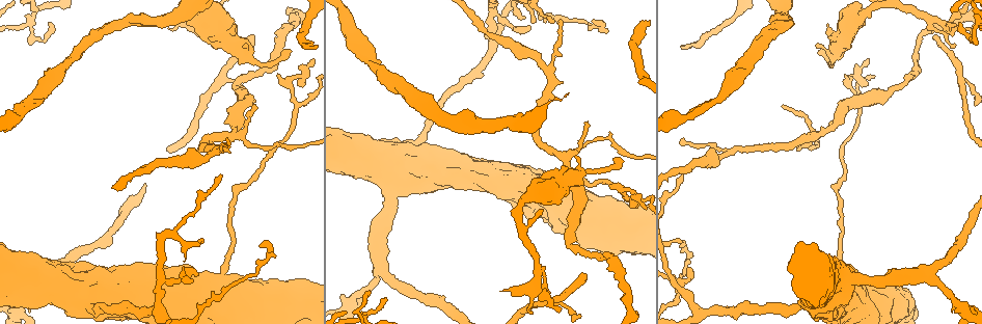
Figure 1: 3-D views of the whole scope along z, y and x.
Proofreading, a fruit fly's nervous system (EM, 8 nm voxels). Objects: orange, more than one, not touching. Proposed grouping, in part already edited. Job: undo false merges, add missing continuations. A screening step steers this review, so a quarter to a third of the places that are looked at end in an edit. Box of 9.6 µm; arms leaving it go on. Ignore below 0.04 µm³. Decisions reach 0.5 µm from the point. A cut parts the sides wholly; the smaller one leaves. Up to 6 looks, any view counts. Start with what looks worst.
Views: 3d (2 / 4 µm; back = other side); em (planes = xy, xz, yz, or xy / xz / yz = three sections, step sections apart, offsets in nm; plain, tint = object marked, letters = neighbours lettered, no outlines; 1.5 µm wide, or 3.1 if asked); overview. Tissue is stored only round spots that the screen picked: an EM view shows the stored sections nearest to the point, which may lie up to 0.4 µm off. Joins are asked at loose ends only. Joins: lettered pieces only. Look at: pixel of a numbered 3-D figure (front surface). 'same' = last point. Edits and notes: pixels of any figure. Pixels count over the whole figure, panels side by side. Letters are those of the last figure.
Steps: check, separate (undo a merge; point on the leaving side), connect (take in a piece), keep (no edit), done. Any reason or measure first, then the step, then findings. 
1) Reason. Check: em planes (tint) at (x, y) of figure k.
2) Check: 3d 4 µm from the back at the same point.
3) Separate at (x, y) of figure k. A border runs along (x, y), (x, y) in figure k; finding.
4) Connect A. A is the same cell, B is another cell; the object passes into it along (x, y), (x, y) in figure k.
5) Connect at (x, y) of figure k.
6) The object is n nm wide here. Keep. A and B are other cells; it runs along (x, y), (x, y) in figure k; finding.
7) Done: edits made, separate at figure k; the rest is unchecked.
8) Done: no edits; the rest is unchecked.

Branch stops here. Check: 3d 4 µm at (586, 276) of figure 1.

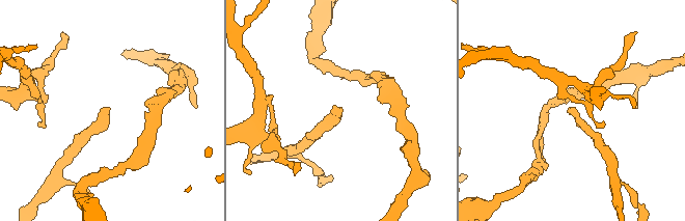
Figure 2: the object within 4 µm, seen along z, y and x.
Now the EM. Check: em yz step 4 (tint) at (570, 107) of figure 2.

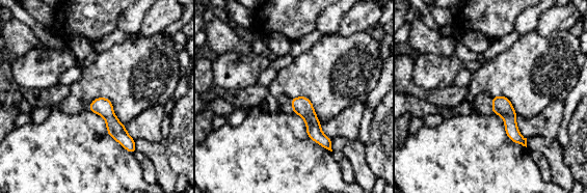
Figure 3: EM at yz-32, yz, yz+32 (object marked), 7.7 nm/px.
What lies round it. Check: em yz step 4 (letters) at the same point.

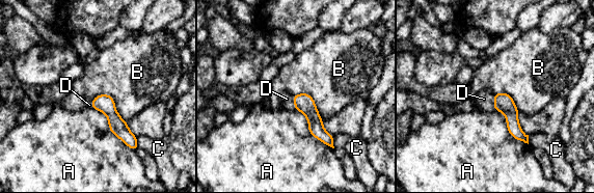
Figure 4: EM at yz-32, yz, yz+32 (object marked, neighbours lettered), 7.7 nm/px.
The object is 140 nm wide here. Connect D. D is the same cell, A, B and C are other cells; the object passes into it along (504, 103), (493, 102), (484, 99) in figure 4; the neuron continues.

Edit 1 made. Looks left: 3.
Check: overview.

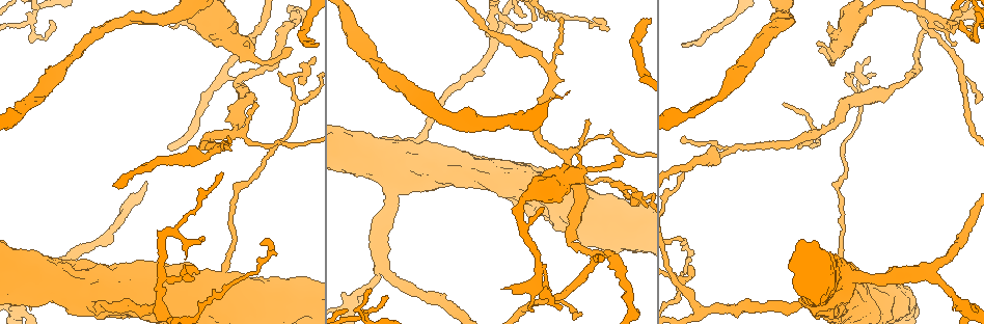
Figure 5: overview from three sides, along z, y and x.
Branch stops here. Check: 3d 4 µm at (169, 27) of figure 5.

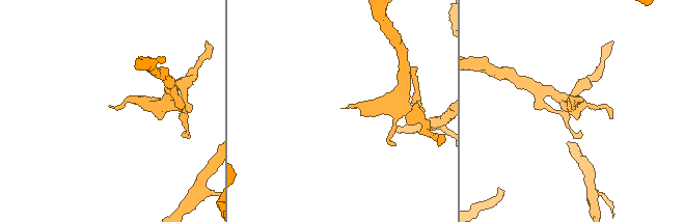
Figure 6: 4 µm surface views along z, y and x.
Check: em planes (letters) at (346, 107) of figure 6.

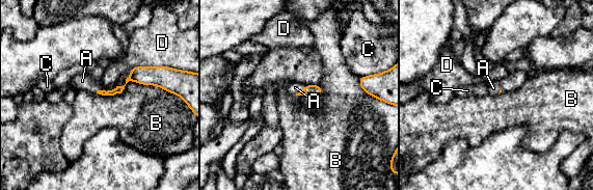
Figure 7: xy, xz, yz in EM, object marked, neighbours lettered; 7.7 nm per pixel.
Connect A. A is the same cell, B, C and D are other cells; it goes on there.

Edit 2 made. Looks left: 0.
Done: edits made, connect at figure 4, connect at figure 7; the rest is unchecked.

